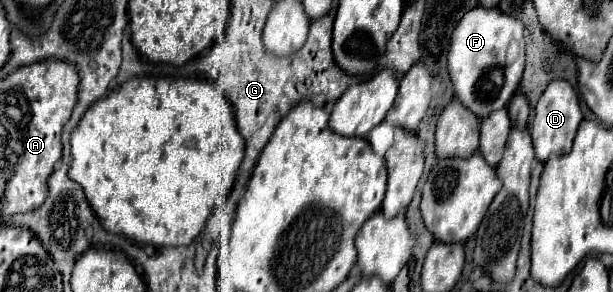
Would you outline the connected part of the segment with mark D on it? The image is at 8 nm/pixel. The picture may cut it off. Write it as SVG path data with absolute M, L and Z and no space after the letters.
M564 79L552 81L546 87L546 91L542 93L540 101L536 103L534 121L530 125L530 135L532 135L534 147L536 147L536 159L546 163L550 155L566 155L566 153L570 153L574 135L576 135L578 125L580 125L582 119L584 119L584 115L582 115L580 99L578 99L574 87Z

